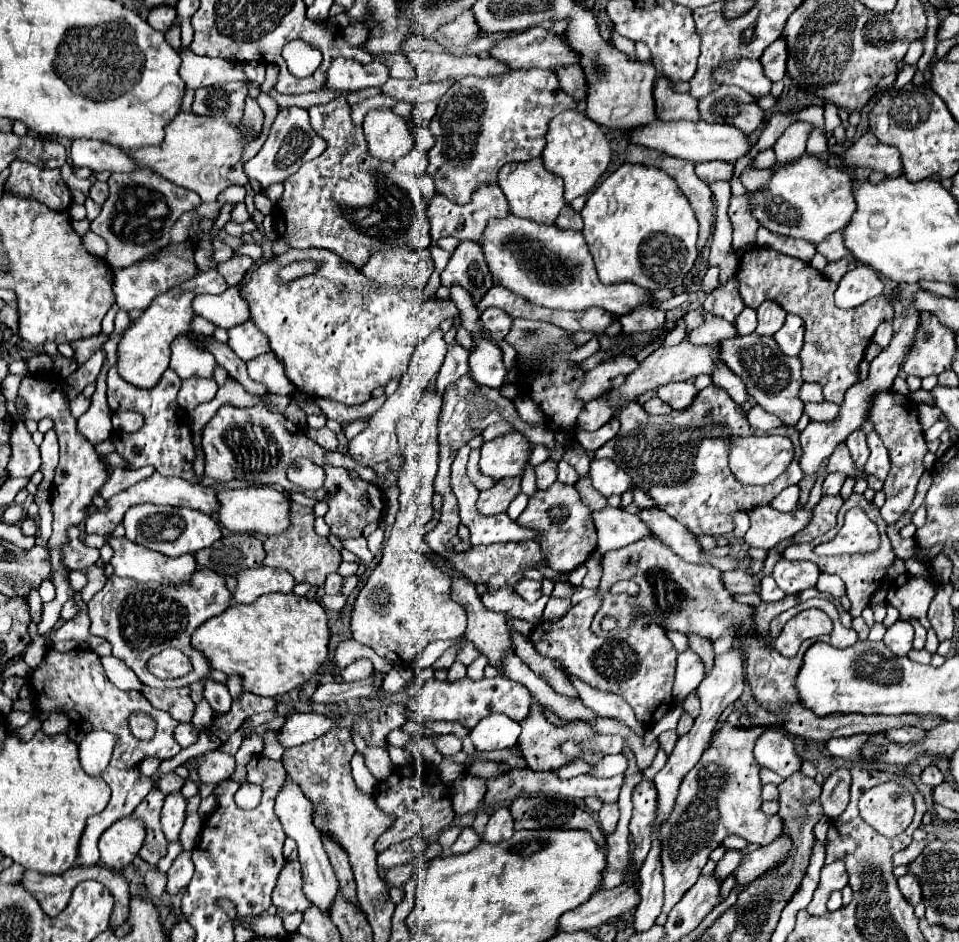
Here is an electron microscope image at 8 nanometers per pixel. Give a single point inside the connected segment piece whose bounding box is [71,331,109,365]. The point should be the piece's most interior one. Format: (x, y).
(84, 349)

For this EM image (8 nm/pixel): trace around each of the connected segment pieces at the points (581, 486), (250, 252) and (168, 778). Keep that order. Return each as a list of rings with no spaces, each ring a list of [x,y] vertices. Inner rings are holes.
[[[589,476],[580,479],[575,487],[591,511],[600,511],[607,506],[607,499],[592,486]]]
[[[243,243],[241,247],[233,249],[233,255],[247,255],[247,257],[257,261],[261,257],[261,247],[257,243]]]
[[[171,771],[171,773],[167,773],[167,775],[163,775],[163,777],[161,777],[161,781],[159,781],[159,789],[161,789],[161,793],[163,793],[163,795],[177,793],[177,791],[181,791],[181,787],[183,787],[183,785],[185,785],[185,779],[177,777],[173,771]]]

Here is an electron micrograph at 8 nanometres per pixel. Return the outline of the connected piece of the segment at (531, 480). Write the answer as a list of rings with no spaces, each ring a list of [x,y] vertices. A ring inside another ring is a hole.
[[[527,465],[525,473],[523,473],[521,491],[523,491],[523,493],[527,493],[527,497],[531,497],[531,495],[537,491],[537,487],[535,487],[535,471],[533,471],[533,467],[531,467],[531,465]]]

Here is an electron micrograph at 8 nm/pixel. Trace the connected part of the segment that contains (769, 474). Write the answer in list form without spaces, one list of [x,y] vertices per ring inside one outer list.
[[[749,435],[737,437],[729,449],[729,467],[733,475],[746,485],[766,485],[781,475],[793,459],[791,441],[779,435]]]

